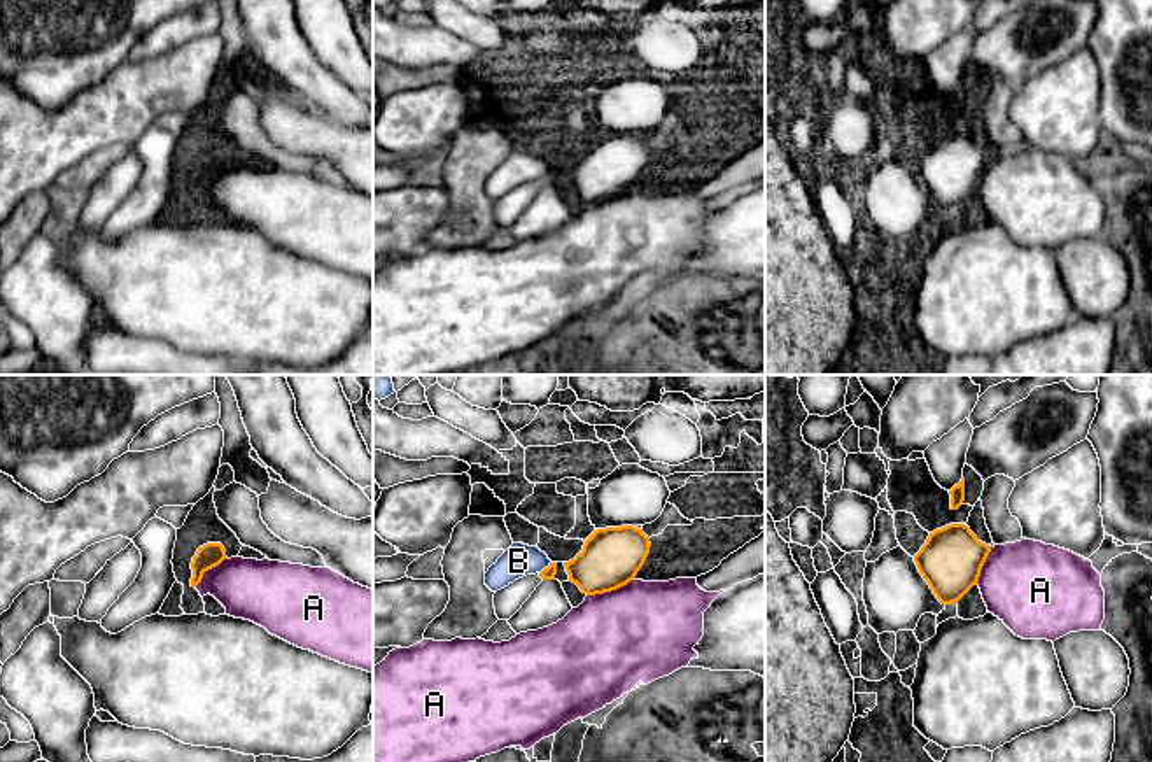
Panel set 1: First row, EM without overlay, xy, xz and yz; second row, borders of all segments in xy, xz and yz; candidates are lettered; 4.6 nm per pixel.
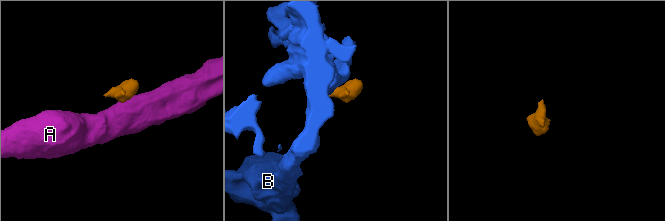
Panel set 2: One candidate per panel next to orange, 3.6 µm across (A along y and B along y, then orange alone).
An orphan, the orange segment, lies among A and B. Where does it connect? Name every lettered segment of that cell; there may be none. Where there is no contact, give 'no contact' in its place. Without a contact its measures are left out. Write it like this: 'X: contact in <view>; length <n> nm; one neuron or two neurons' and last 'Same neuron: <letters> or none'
A: contact in xz; length 240 nm; two neurons
B: contact in xz; length 80 nm; two neurons
Same neuron: none

